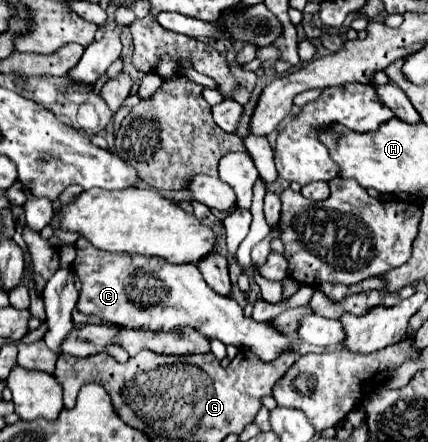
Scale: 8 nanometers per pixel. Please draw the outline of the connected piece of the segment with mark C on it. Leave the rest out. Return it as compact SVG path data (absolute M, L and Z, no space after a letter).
M86 239L76 243L74 273L82 281L78 311L86 315L104 317L126 329L170 331L178 325L196 327L208 339L220 339L224 345L252 351L258 359L270 363L286 351L294 351L296 343L288 335L278 333L272 323L258 323L246 317L234 299L216 295L204 281L198 267L176 267L164 259L144 259L132 255L116 255L98 251Z

